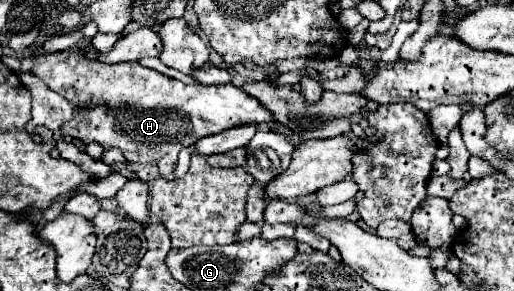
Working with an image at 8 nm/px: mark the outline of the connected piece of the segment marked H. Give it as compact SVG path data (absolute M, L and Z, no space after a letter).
M79 49L39 57L33 73L49 89L81 109L81 113L61 125L63 133L81 141L81 145L99 143L105 151L121 149L125 159L133 163L157 163L163 179L175 177L179 151L199 139L245 123L265 125L273 119L253 97L231 83L185 85L139 63L105 65L87 59Z

